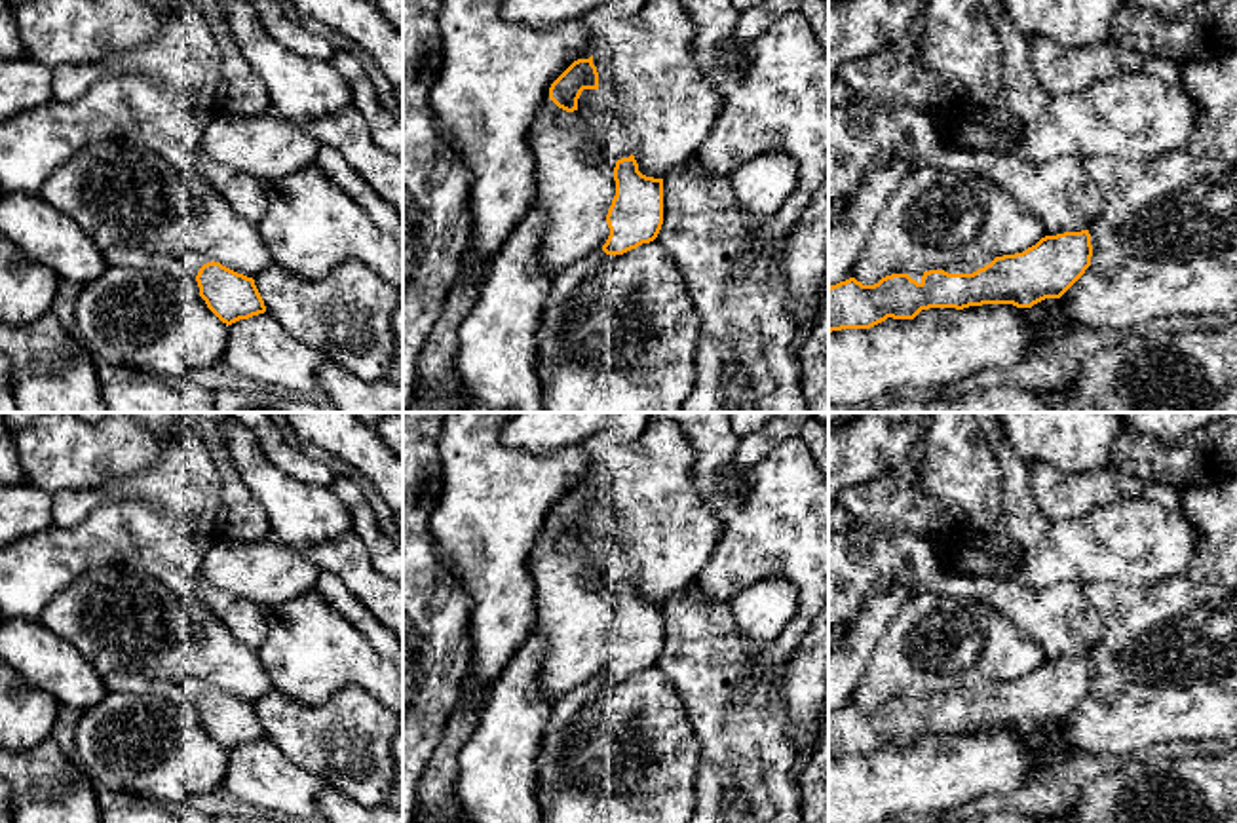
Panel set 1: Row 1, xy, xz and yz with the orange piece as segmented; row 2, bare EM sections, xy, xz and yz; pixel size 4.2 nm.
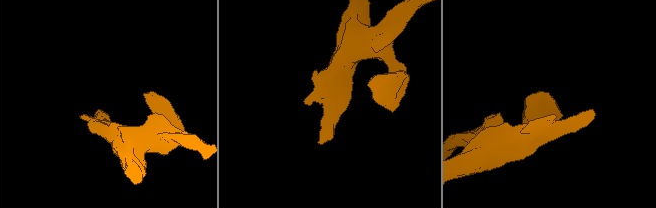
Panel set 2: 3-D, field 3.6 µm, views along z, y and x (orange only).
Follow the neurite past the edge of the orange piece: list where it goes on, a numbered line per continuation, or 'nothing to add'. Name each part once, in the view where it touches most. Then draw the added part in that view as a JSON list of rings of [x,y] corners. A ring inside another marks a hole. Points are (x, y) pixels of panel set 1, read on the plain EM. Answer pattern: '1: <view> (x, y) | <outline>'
1: xz (574, 588) | [[[625,544],[608,555],[595,547],[551,553],[538,545],[528,570],[536,585],[532,633],[545,642],[538,694],[555,701],[602,677],[616,622],[614,593],[633,580],[635,570]]]

